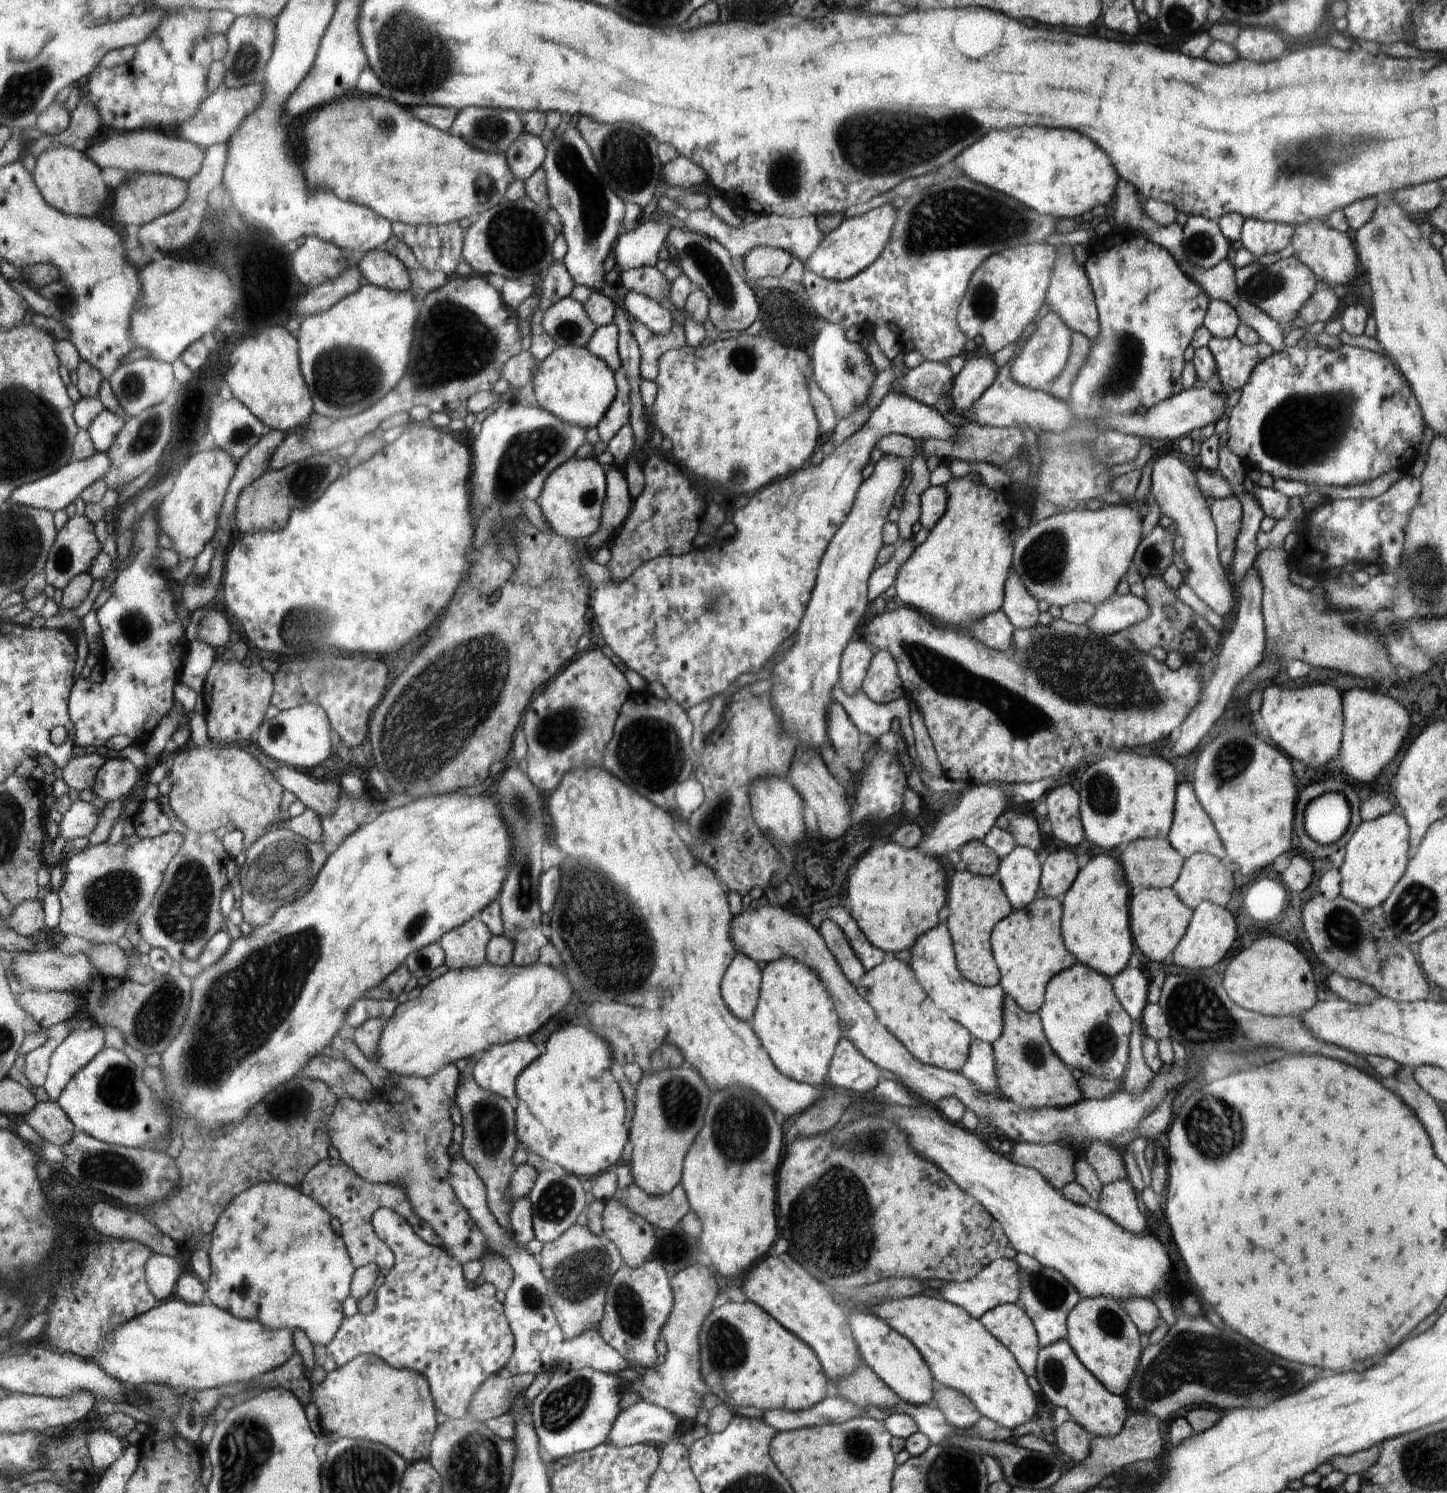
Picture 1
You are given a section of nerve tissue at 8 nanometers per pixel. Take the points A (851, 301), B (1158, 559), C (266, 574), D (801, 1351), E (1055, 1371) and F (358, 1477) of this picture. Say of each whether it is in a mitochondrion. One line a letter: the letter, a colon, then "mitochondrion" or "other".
A: other
B: mitochondrion
C: other
D: other
E: mitochondrion
F: mitochondrion

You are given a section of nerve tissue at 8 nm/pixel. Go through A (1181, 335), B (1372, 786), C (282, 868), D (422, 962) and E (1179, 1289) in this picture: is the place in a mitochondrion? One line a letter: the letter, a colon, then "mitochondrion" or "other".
A: other
B: other
C: mitochondrion
D: mitochondrion
E: other

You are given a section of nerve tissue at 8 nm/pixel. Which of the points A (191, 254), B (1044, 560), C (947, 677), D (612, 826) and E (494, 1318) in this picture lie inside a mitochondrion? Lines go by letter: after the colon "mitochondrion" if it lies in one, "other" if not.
A: other
B: mitochondrion
C: mitochondrion
D: other
E: other

